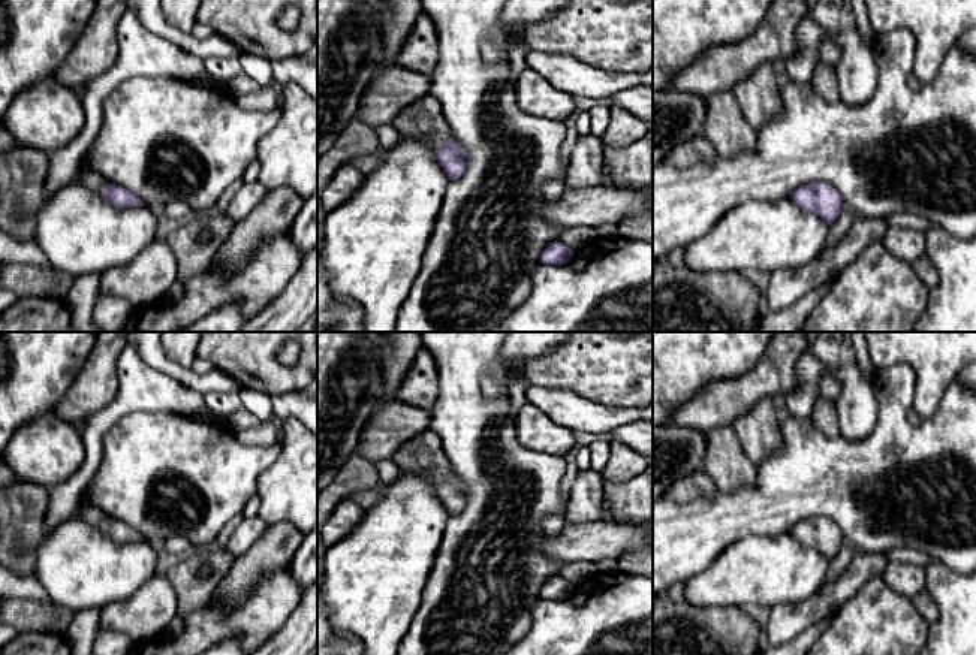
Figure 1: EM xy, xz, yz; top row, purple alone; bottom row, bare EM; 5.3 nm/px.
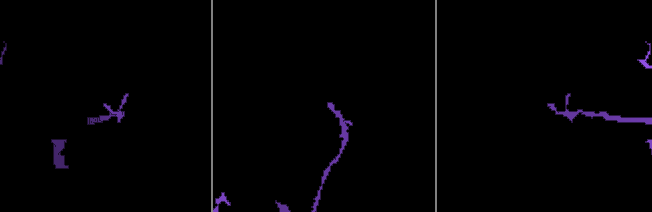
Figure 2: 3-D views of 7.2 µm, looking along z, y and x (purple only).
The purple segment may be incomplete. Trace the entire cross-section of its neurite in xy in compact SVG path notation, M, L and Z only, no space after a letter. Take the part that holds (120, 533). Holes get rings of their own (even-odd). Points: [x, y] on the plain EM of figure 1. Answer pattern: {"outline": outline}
{"outline": "M81 502L75 516L102 529L115 543L130 543L145 540L144 535L132 529L129 525L111 519L103 510L93 504Z"}

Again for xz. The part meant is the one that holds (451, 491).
{"outline": "M425 429L410 437L392 455L392 459L401 471L431 483L448 514L458 514L464 508L466 486L454 476L440 437L436 432Z"}

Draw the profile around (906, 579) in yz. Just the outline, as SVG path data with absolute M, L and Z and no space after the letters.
M889 562L882 579L894 592L910 600L927 588L925 568L916 564Z

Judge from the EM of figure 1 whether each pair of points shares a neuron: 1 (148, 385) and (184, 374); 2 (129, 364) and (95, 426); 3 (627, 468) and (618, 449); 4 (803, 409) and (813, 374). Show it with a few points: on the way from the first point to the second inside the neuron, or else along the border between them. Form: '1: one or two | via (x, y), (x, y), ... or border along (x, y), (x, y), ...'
1: two | border along (141, 358), (148, 365), (202, 394)
2: one | via (129, 380), (129, 395), (111, 413)
3: one | via (624, 464), (620, 453)
4: one | via (803, 400), (807, 383)

